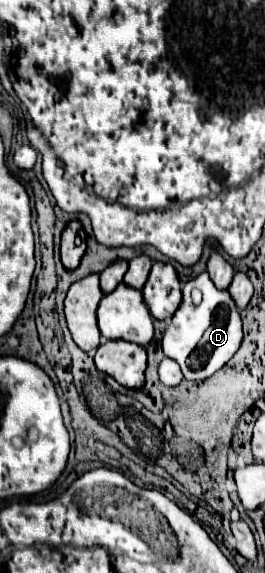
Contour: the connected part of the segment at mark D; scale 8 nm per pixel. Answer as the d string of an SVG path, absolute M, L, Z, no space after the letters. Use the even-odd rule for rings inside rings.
M206 271L184 283L182 295L184 295L182 305L178 307L178 311L170 319L170 325L164 331L162 349L166 357L174 359L180 365L186 379L206 379L214 375L218 369L222 369L240 349L242 343L240 309L236 307L228 289L218 289ZM194 287L202 291L202 301L198 305L190 297L190 291Z

